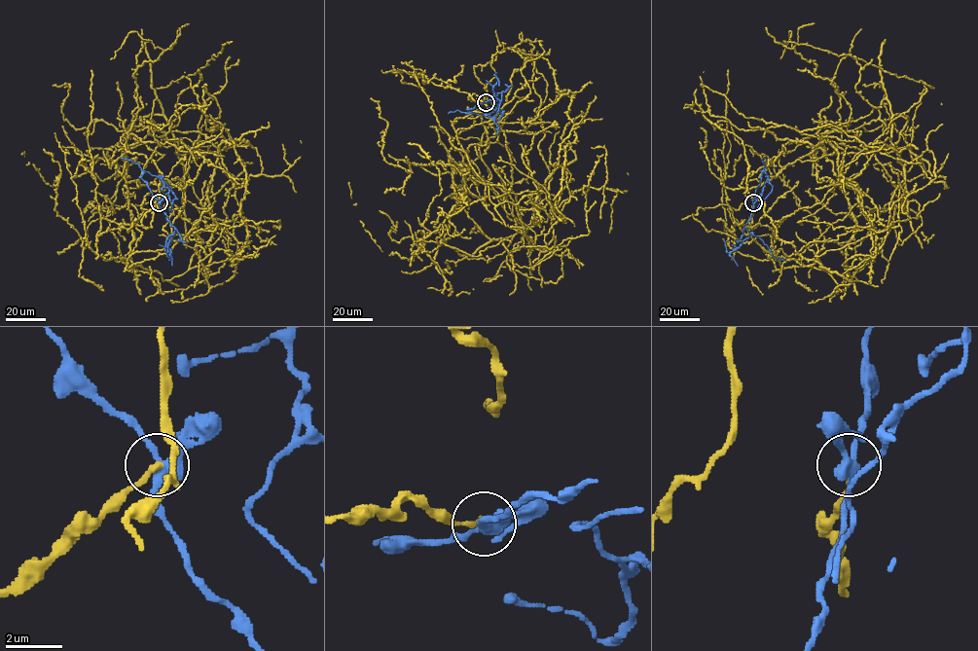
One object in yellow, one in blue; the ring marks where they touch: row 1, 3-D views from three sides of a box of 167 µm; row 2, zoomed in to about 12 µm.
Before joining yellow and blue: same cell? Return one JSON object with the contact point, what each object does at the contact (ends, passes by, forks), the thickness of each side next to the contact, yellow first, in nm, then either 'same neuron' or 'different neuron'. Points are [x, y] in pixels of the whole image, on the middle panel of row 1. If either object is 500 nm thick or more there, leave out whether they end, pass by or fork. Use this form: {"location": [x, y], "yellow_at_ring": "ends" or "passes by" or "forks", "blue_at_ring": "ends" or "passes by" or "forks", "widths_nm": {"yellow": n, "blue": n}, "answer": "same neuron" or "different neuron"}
{"location": [486, 102], "yellow_at_ring": "ends", "blue_at_ring": "forks", "widths_nm": {"yellow": 200, "blue": 340}, "answer": "different neuron"}

